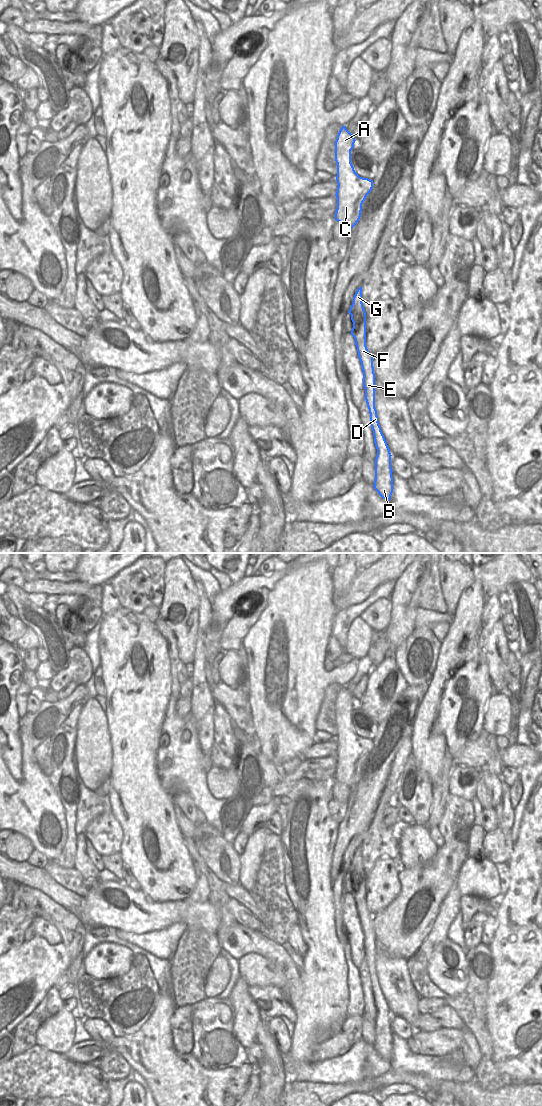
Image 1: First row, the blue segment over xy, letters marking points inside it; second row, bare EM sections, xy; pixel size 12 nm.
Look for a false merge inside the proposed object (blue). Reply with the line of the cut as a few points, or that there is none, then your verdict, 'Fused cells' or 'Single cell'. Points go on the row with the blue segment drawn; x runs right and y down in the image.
No split. Single cell

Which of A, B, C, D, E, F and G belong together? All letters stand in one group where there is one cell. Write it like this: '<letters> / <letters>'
A B C D E F G

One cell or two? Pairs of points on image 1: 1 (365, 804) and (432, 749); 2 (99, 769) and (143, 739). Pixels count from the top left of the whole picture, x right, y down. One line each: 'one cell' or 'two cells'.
1: two cells
2: two cells

